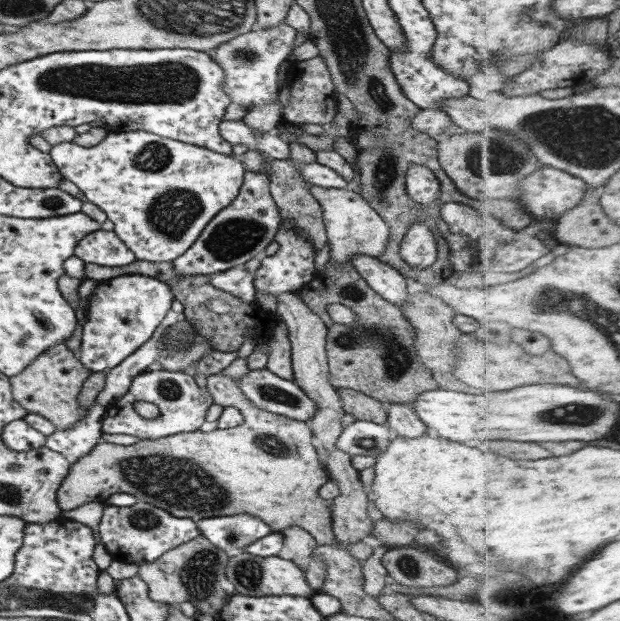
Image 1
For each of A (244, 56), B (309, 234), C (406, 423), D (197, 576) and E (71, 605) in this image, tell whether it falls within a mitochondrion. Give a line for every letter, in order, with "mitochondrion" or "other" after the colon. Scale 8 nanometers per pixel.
A: mitochondrion
B: other
C: other
D: mitochondrion
E: mitochondrion

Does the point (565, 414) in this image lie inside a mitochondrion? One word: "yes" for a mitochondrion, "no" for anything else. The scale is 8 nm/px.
yes

